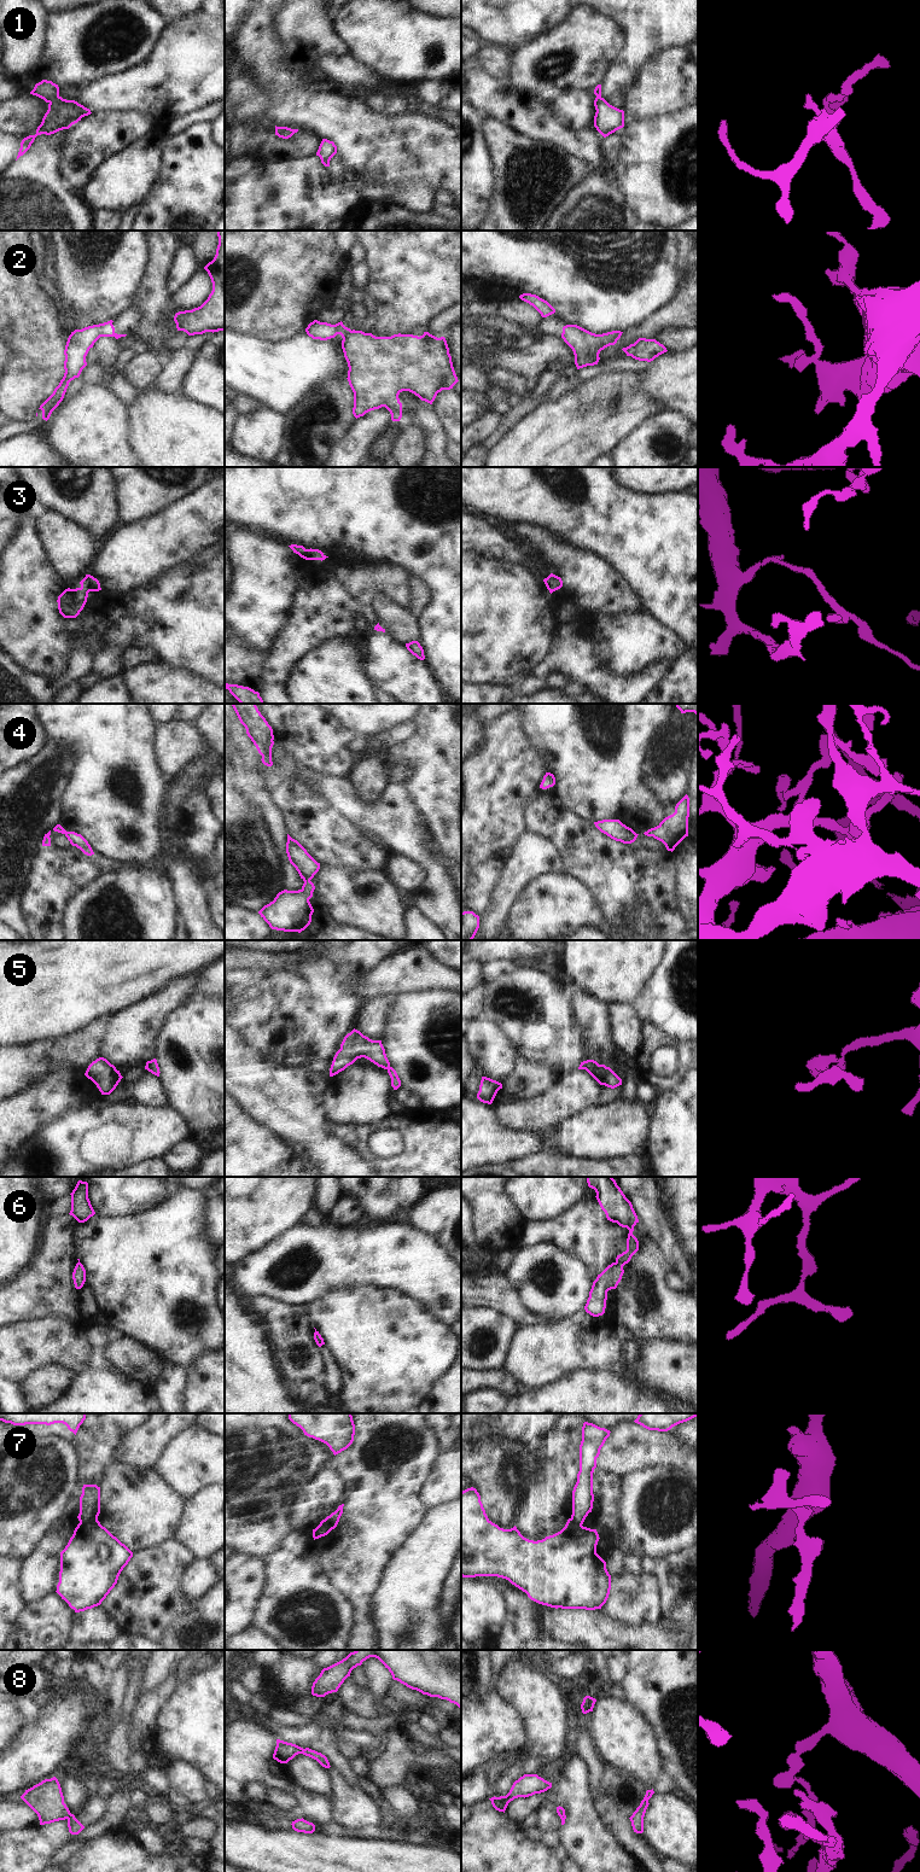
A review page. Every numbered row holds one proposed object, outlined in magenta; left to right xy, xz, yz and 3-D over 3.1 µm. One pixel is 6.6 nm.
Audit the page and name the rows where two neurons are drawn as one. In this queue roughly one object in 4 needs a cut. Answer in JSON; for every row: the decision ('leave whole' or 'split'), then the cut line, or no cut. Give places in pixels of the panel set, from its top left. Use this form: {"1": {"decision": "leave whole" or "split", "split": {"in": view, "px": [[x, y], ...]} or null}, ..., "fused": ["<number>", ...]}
{"1": {"decision": "leave whole", "split": null}, "2": {"decision": "leave whole", "split": null}, "3": {"decision": "leave whole", "split": null}, "4": {"decision": "leave whole", "split": null}, "5": {"decision": "leave whole", "split": null}, "6": {"decision": "leave whole", "split": null}, "7": {"decision": "split", "split": {"in": "xy", "px": [[97, 1518], [89, 1522], [80, 1522]]}}, "8": {"decision": "leave whole", "split": null}, "fused": ["7"]}

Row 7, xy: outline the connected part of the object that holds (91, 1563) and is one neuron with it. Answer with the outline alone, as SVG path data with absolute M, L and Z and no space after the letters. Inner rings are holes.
M80 1522L60 1552L57 1593L75 1613L101 1604L133 1552L100 1522Z

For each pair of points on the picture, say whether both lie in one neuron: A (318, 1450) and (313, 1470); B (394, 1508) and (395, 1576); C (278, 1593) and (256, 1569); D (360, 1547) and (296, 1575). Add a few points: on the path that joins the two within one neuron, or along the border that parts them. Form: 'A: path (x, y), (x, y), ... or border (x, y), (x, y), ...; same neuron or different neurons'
A: path (318, 1454), (315, 1465); same neuron
B: border (413, 1533), (391, 1560), (382, 1580); different neurons
C: border (266, 1560), (268, 1566), (267, 1586), (257, 1608); different neurons
D: border (320, 1552), (320, 1563), (338, 1588); different neurons

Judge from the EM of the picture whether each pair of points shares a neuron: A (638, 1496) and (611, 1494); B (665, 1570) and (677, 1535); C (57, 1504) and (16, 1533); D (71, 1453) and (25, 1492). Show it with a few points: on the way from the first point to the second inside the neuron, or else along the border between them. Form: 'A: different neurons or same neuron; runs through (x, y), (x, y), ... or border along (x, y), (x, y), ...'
A: different neurons; border along (623, 1479), (616, 1522)
B: different neurons; border along (665, 1560), (656, 1560), (648, 1566)
C: same neuron; runs through (47, 1506), (41, 1508), (25, 1523)
D: same neuron; runs through (59, 1454), (36, 1480)

